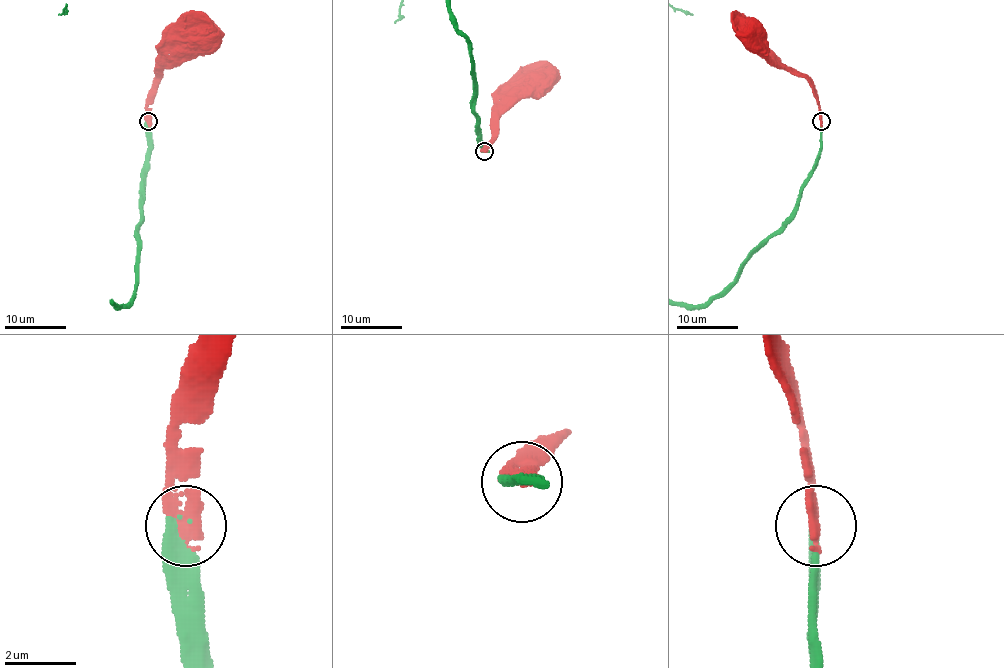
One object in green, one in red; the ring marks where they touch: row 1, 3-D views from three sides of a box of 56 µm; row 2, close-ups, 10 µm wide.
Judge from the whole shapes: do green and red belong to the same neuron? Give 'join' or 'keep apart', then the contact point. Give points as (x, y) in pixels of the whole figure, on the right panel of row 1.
join; at (821, 121)

